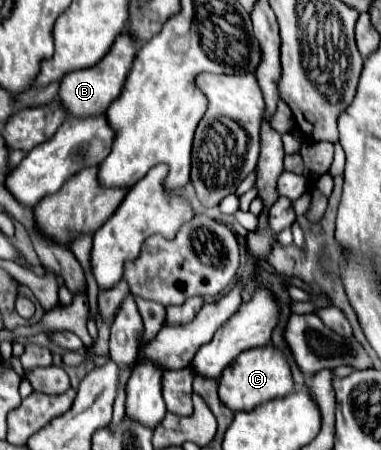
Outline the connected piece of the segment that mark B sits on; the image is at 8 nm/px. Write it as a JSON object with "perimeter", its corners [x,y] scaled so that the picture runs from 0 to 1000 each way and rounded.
{"perimeter":[[[320,69],[320,78],[304,82],[299,100],[289,104],[289,113],[273,122],[268,136],[257,136],[247,149],[178,162],[163,176],[152,207],[152,220],[163,224],[168,242],[194,260],[273,251],[289,238],[289,224],[299,224],[320,202],[320,189],[341,162],[341,144],[352,140],[357,113],[362,113],[362,87],[341,69]]]}

